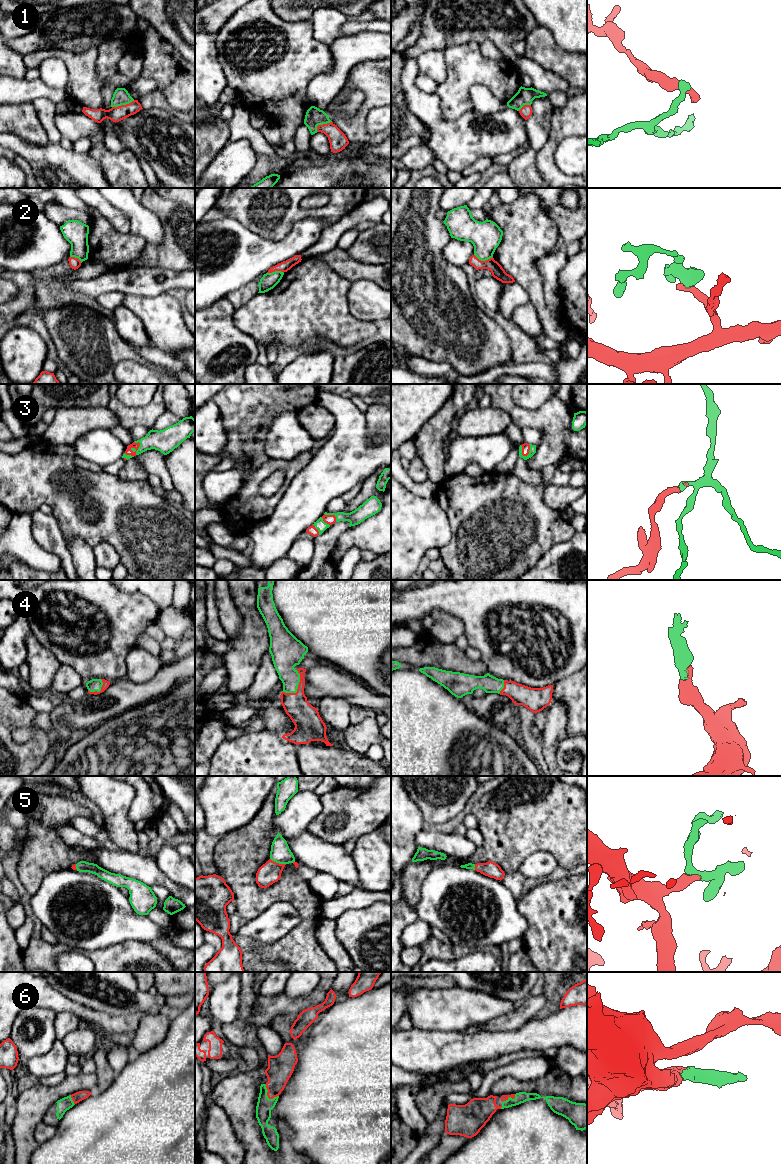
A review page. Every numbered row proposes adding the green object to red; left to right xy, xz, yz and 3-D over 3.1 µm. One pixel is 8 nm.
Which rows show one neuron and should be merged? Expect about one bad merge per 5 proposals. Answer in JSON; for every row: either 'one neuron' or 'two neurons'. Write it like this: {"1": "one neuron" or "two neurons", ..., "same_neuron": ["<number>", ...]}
{"1": "two neurons", "2": "two neurons", "3": "one neuron", "4": "one neuron", "5": "one neuron", "6": "one neuron", "same_neuron": ["3", "4", "5", "6"]}

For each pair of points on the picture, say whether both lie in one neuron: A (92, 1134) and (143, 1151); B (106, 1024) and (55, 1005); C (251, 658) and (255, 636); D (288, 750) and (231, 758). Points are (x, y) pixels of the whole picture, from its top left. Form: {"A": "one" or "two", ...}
{"A": "one", "B": "one", "C": "one", "D": "one"}

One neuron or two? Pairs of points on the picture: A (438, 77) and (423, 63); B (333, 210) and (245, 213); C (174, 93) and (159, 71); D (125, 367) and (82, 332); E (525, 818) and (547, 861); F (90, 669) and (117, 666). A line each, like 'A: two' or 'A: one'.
A: one
B: one
C: one
D: two
E: two
F: one

